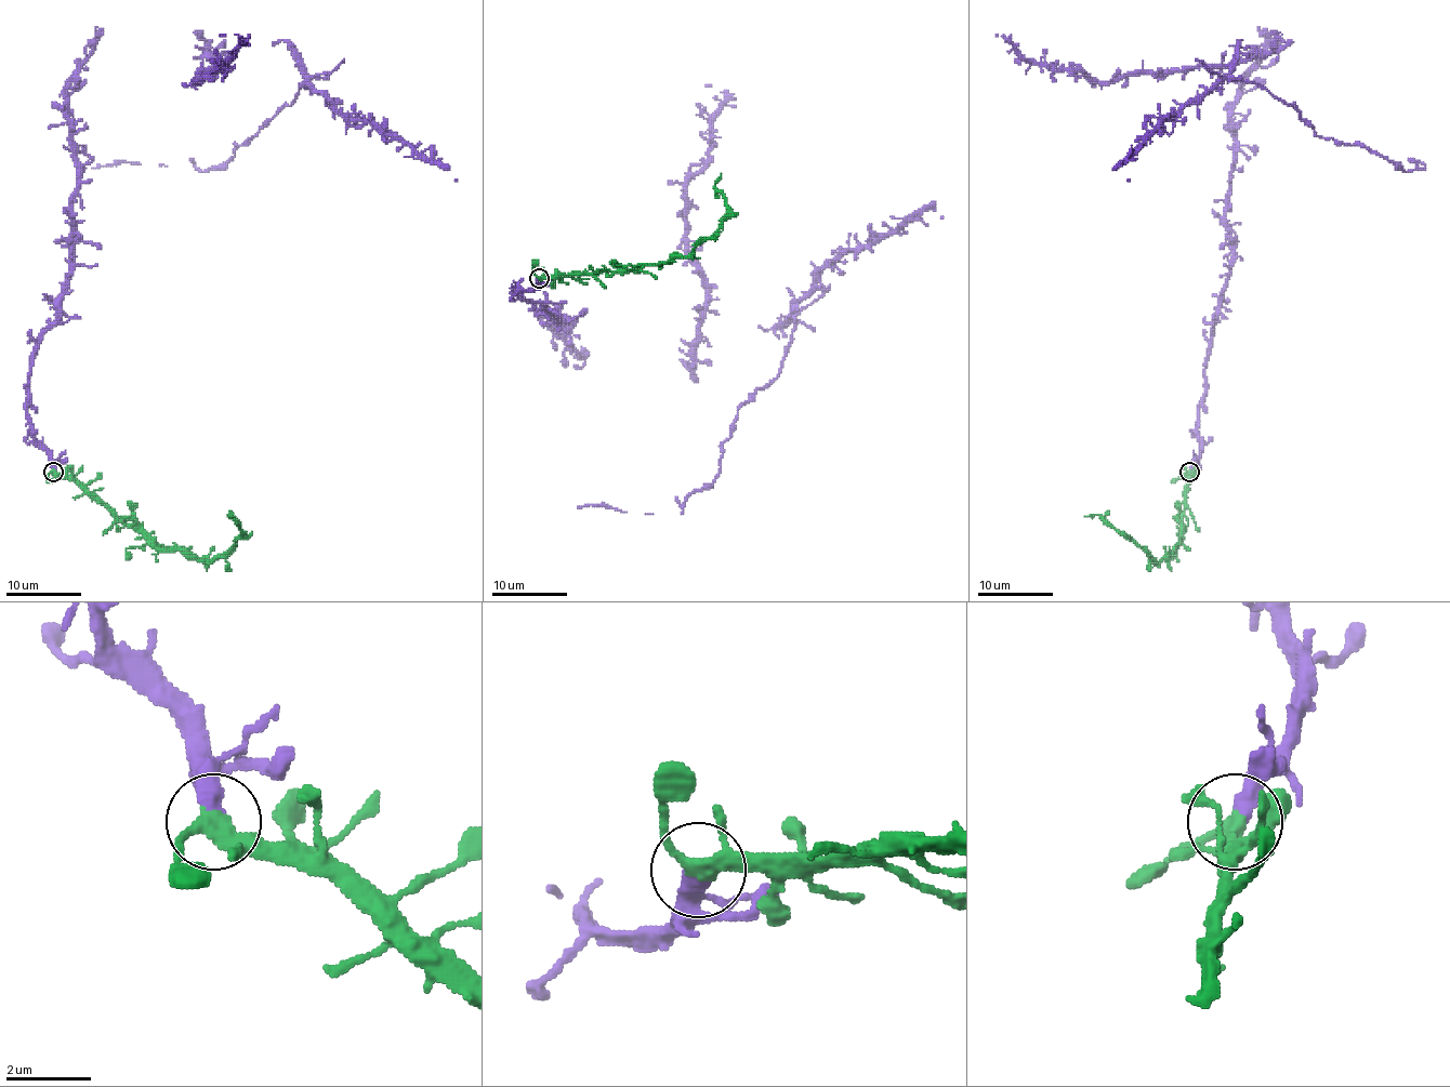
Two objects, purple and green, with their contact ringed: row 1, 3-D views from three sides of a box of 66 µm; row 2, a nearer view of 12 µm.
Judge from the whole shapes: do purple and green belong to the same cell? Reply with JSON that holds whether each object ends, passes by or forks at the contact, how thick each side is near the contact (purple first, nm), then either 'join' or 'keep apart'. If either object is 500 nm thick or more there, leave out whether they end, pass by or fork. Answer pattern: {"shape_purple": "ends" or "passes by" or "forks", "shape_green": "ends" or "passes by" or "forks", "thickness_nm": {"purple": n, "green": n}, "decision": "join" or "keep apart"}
{"shape_purple": "ends", "shape_green": "forks", "thickness_nm": {"purple": 420, "green": 280}, "decision": "join"}

